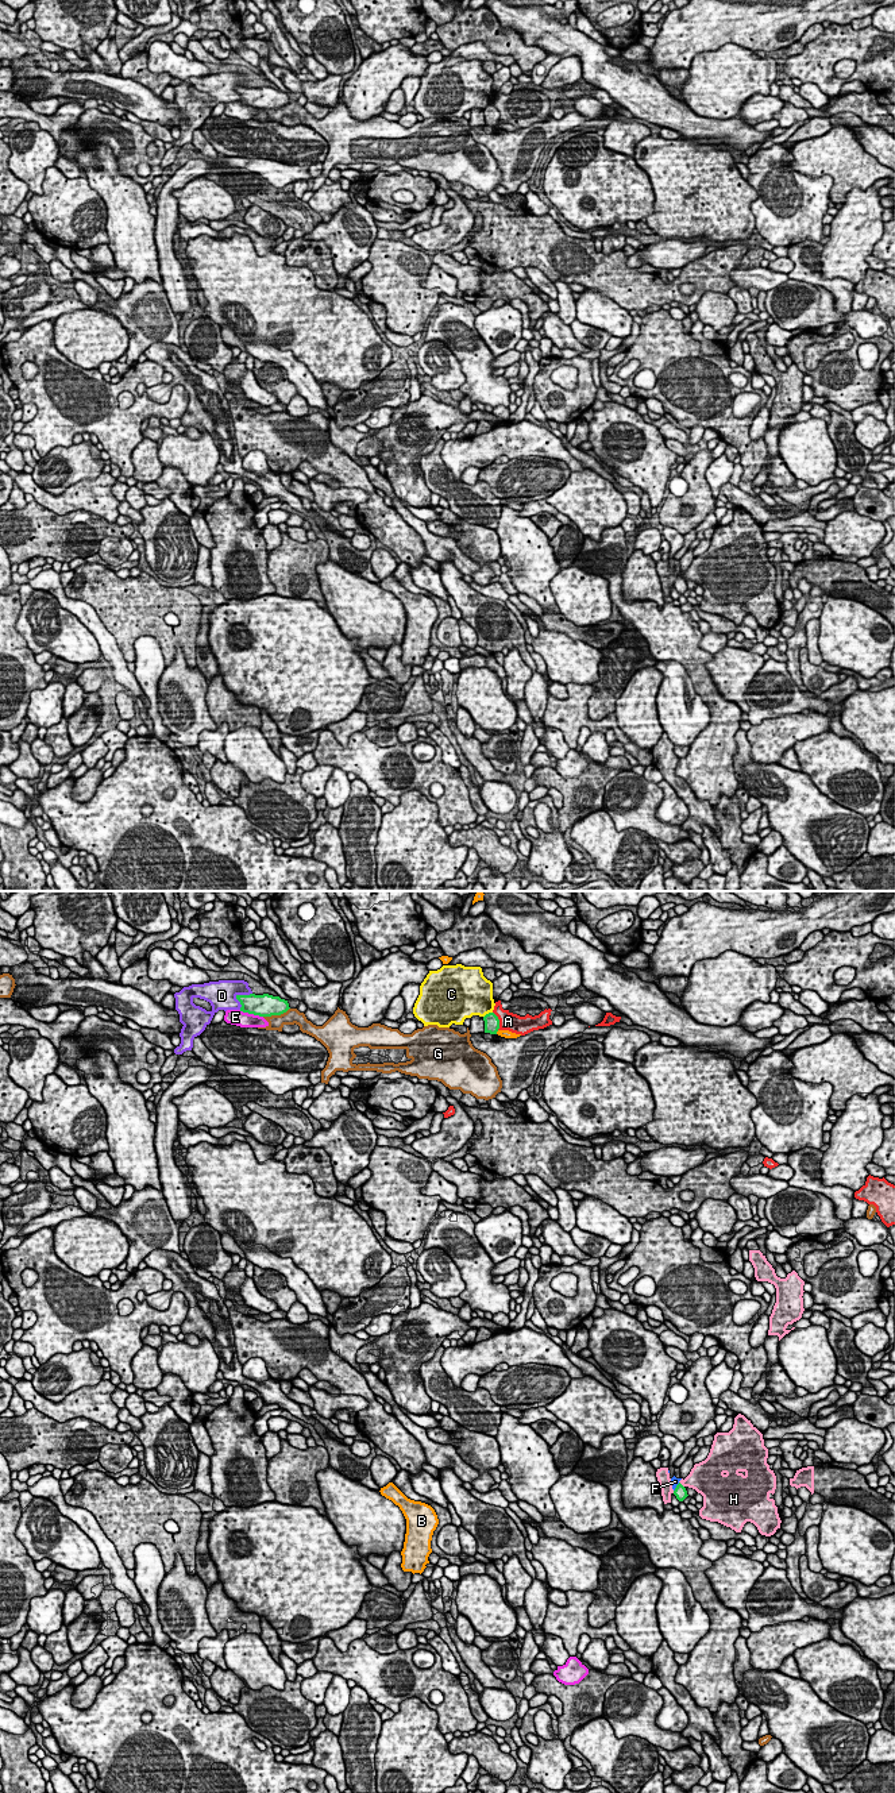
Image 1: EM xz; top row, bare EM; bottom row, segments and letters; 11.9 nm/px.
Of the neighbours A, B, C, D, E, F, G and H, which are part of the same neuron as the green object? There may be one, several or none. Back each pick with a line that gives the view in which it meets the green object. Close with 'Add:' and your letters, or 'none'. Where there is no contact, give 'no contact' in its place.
Add: none

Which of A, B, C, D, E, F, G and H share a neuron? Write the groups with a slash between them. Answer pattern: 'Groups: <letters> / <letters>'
Groups: A / B / C / D / E / F H / G

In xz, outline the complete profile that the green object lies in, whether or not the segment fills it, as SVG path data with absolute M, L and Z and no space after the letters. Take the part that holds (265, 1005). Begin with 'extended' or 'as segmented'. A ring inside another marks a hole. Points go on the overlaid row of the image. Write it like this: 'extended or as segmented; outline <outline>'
as segmented; outline M269 994L236 995L236 999L242 1005L240 1011L259 1017L281 1015L290 1009L288 1000Z

